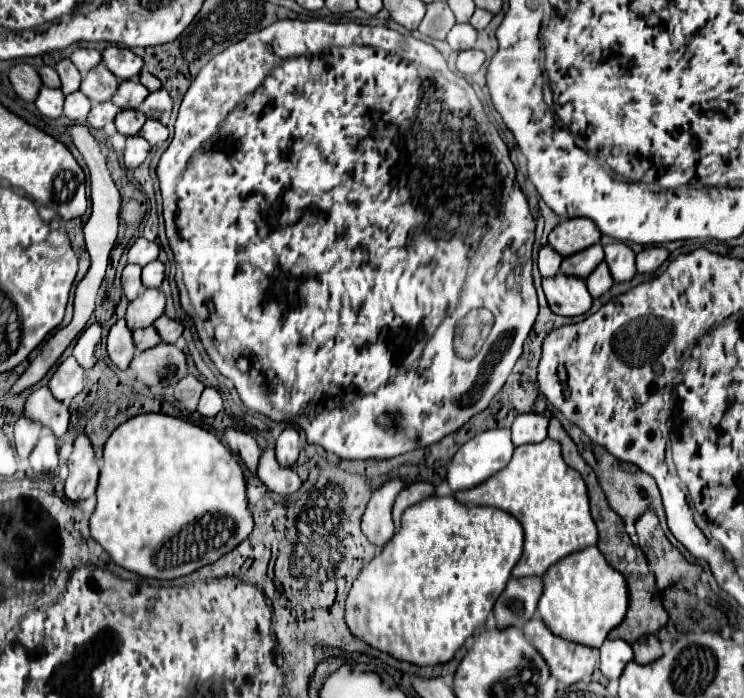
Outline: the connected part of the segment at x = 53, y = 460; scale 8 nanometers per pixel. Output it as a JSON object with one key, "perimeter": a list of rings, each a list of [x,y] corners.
{"perimeter":[[[46,434],[38,440],[34,452],[30,454],[30,464],[36,472],[50,472],[58,466],[58,448],[52,434]]]}

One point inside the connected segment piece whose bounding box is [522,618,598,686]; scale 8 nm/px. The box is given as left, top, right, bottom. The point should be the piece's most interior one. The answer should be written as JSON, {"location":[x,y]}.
{"location":[569,662]}

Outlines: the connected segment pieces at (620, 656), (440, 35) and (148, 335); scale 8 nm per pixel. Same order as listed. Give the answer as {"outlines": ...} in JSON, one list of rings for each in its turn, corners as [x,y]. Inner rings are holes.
{"outlines":[[[[604,640],[600,646],[600,670],[608,680],[620,678],[624,666],[632,660],[632,648],[626,640]]],[[[432,2],[426,6],[426,16],[418,28],[420,34],[436,38],[436,40],[444,40],[448,30],[456,24],[454,20],[454,12],[448,8],[446,2]]],[[[148,326],[148,328],[142,328],[142,330],[134,330],[132,338],[134,338],[134,346],[136,346],[138,352],[148,350],[148,348],[152,348],[152,346],[156,346],[156,344],[162,342],[160,336],[156,334],[154,326]]]]}

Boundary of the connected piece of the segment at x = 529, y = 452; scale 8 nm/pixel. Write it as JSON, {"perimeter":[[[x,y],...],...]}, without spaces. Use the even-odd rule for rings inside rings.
{"perimeter":[[[546,438],[538,444],[518,446],[514,450],[510,464],[504,470],[500,470],[496,476],[492,476],[490,480],[486,480],[484,484],[480,484],[476,488],[454,492],[454,498],[464,504],[500,508],[520,520],[520,524],[524,526],[524,554],[512,570],[514,578],[544,576],[544,572],[552,564],[562,560],[564,556],[596,544],[596,524],[594,524],[594,520],[590,516],[590,508],[588,508],[588,488],[586,488],[580,472],[570,468],[568,464],[564,464],[560,444],[556,444],[556,440],[550,440],[550,438]]]}

